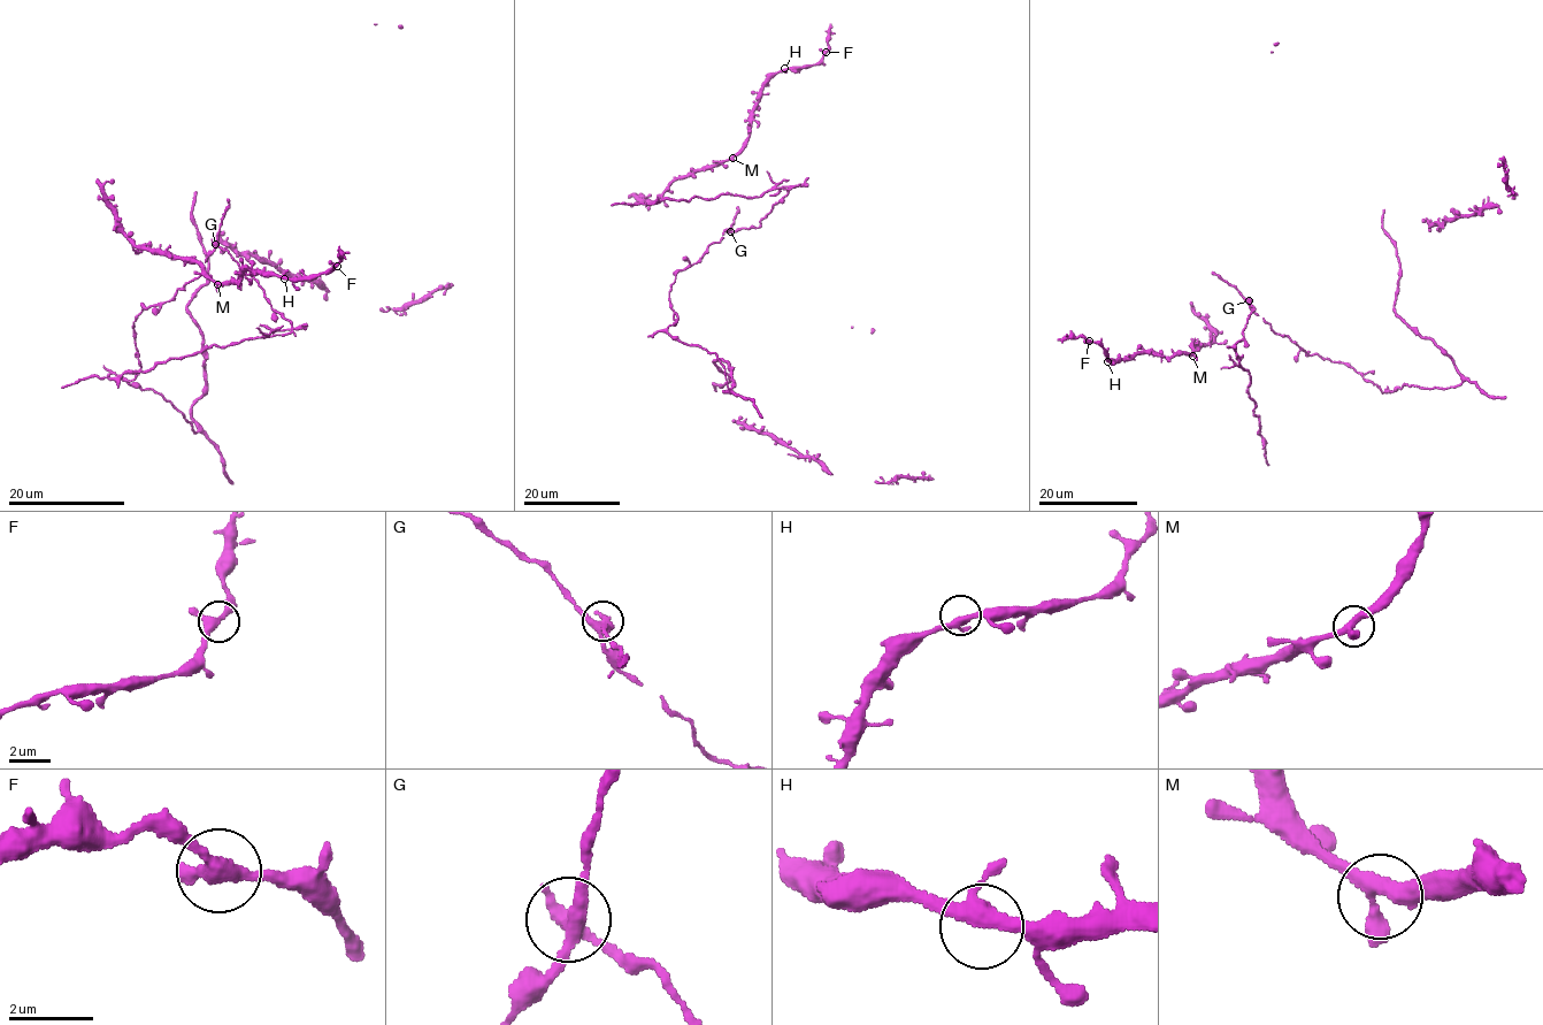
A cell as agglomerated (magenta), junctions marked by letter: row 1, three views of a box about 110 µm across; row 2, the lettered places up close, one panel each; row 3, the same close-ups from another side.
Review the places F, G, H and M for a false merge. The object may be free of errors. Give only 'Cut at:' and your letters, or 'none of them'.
Cut at: G

